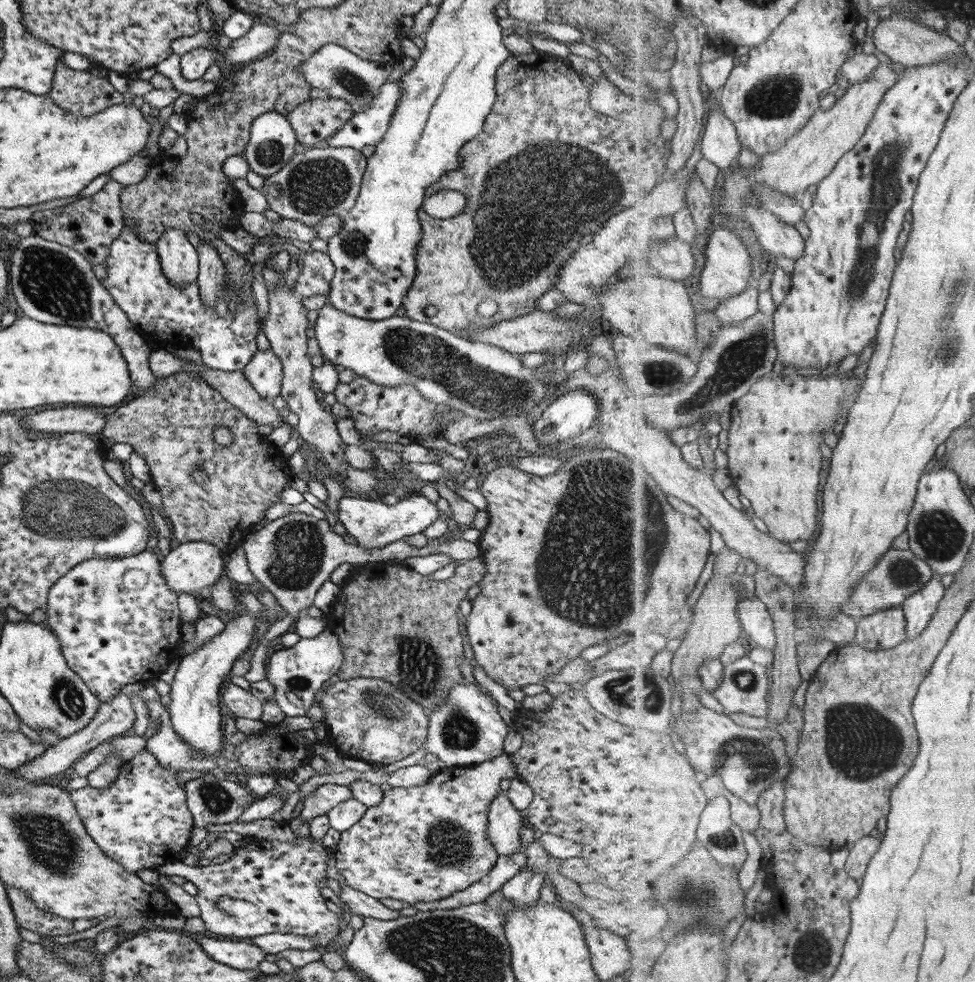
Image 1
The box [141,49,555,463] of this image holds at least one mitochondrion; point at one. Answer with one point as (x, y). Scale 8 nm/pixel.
(431, 357)

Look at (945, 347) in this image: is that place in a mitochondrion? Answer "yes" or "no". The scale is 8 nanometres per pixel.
yes

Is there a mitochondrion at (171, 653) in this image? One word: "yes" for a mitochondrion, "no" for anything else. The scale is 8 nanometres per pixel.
no

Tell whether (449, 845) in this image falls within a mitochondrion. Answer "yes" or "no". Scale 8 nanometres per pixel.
yes

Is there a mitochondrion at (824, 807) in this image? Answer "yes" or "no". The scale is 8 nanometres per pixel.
no

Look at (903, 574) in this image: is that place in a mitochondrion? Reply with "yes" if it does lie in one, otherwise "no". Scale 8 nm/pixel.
yes

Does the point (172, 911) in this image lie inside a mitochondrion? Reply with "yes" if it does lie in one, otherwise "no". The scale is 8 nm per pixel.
no

